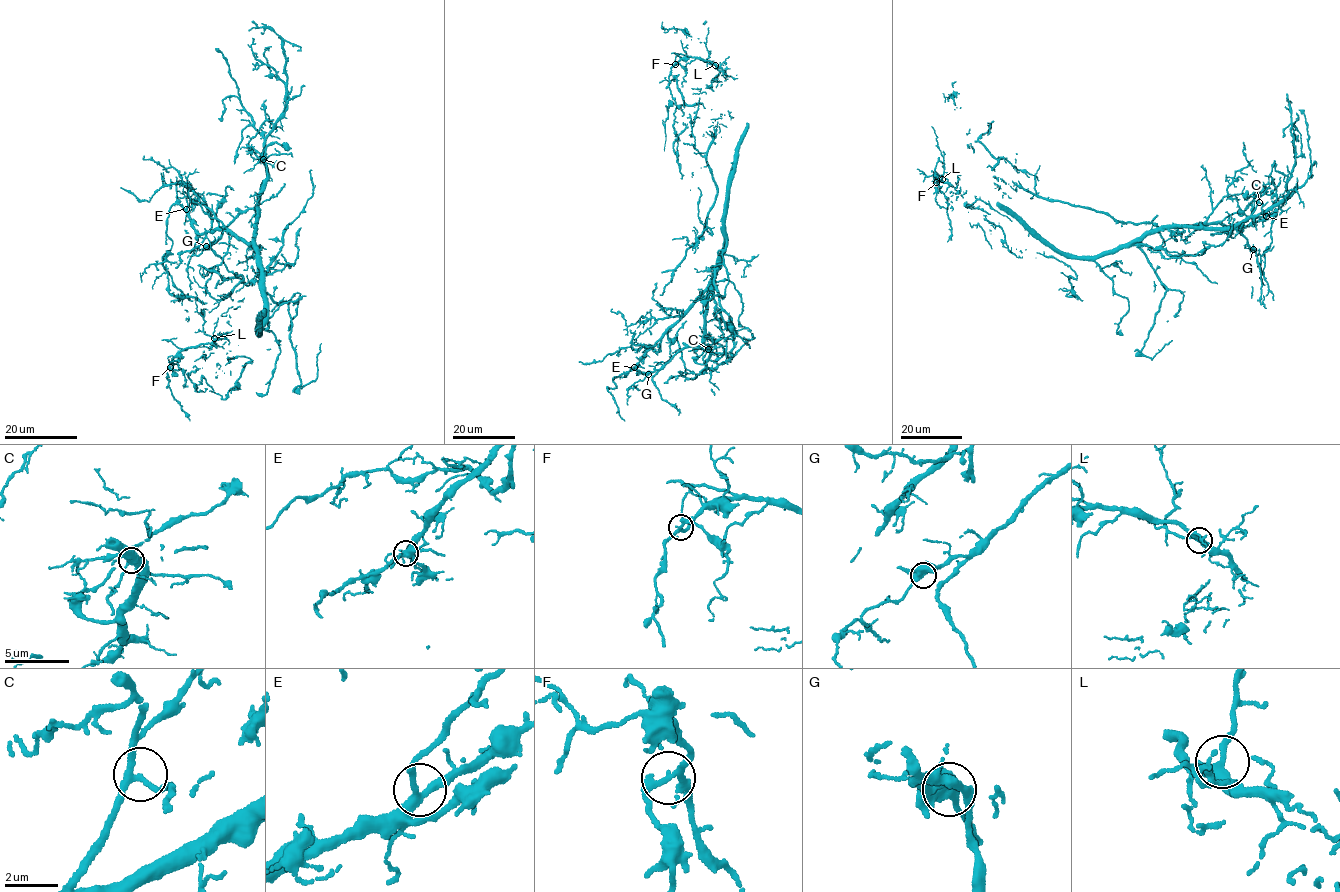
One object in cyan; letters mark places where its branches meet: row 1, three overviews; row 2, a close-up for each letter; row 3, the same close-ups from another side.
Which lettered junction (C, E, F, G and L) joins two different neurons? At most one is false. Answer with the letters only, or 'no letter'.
no letter

